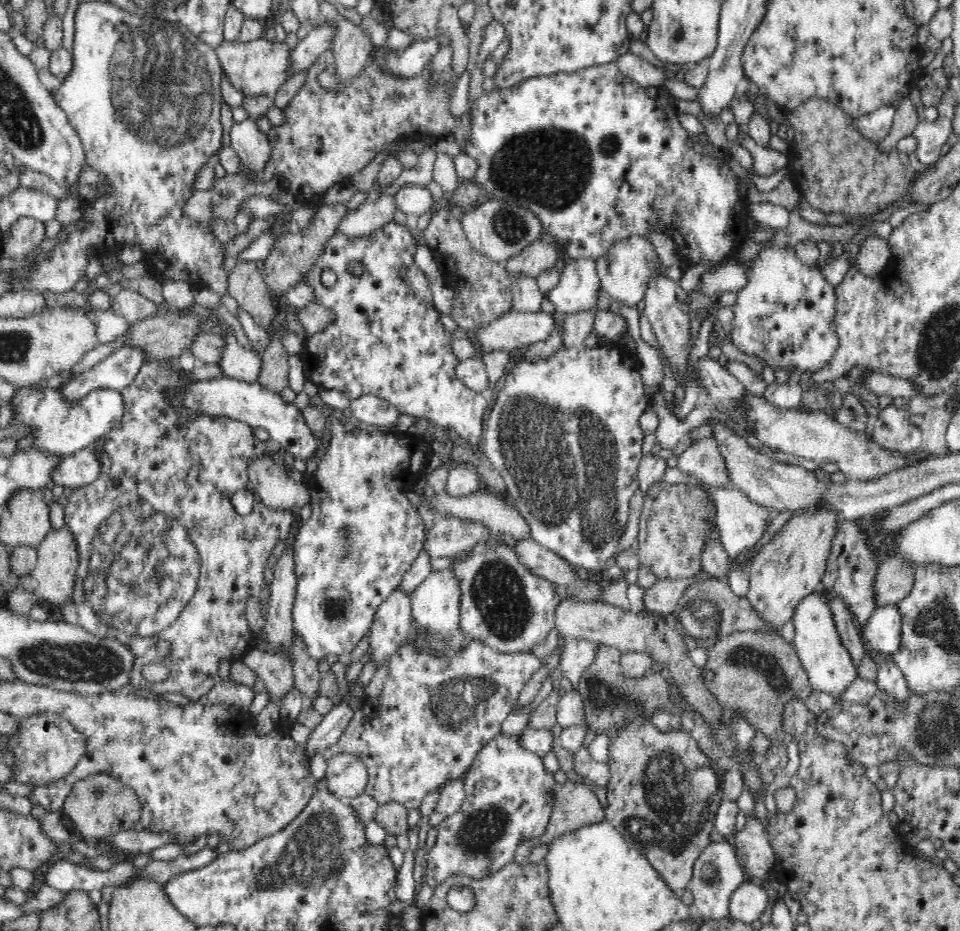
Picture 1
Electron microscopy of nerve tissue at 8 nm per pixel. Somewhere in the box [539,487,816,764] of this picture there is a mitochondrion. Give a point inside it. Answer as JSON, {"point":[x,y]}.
{"point":[747,657]}

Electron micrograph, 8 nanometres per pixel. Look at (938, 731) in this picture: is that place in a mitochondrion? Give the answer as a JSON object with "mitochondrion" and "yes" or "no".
{"mitochondrion":"yes"}

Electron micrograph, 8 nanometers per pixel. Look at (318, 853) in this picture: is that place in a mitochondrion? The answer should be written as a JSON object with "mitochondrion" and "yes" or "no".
{"mitochondrion":"yes"}

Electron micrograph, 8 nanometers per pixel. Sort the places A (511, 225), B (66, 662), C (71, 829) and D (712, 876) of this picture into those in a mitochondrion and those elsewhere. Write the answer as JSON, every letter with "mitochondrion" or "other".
{"A":"mitochondrion","B":"mitochondrion","C":"other","D":"mitochondrion"}

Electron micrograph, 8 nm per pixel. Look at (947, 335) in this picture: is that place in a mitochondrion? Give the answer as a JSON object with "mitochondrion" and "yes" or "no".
{"mitochondrion":"yes"}

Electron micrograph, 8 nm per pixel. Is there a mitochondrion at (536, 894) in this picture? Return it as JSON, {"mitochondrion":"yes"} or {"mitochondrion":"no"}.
{"mitochondrion":"yes"}

